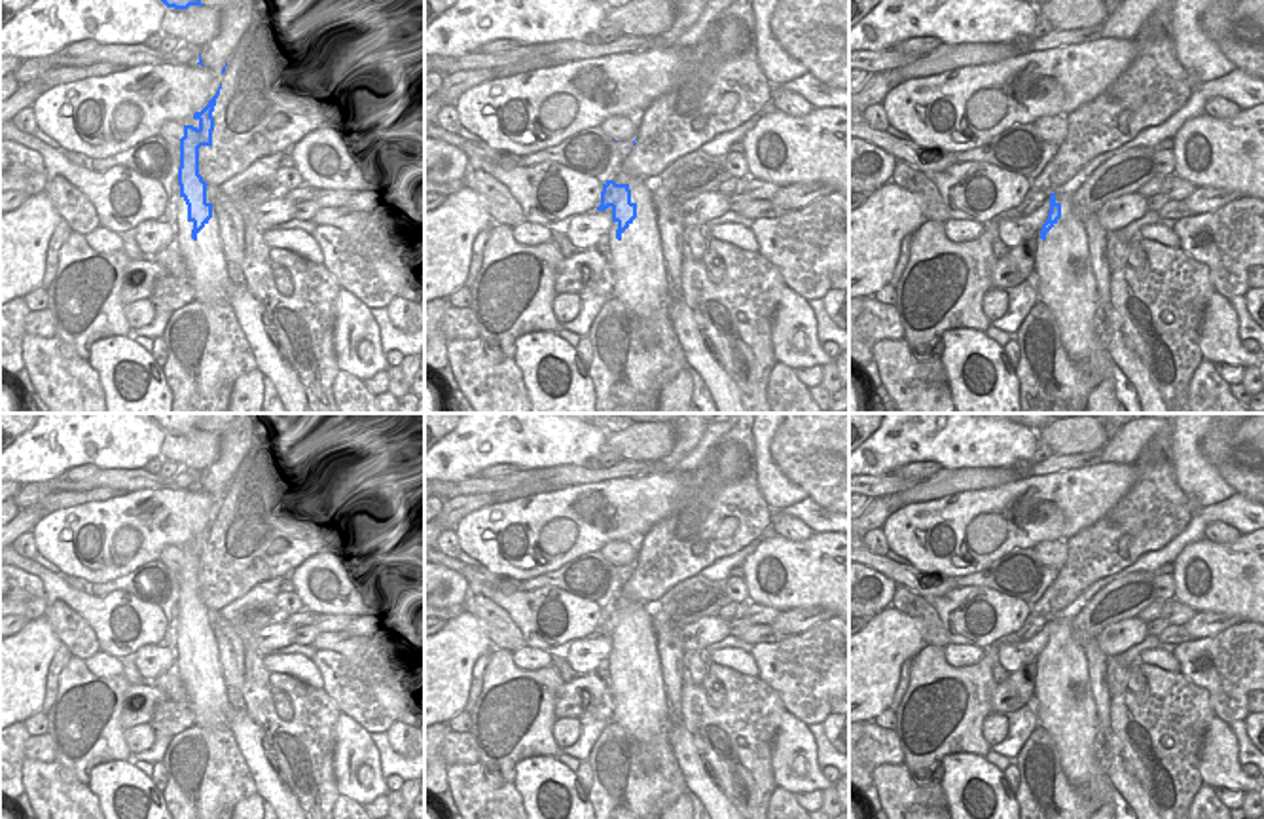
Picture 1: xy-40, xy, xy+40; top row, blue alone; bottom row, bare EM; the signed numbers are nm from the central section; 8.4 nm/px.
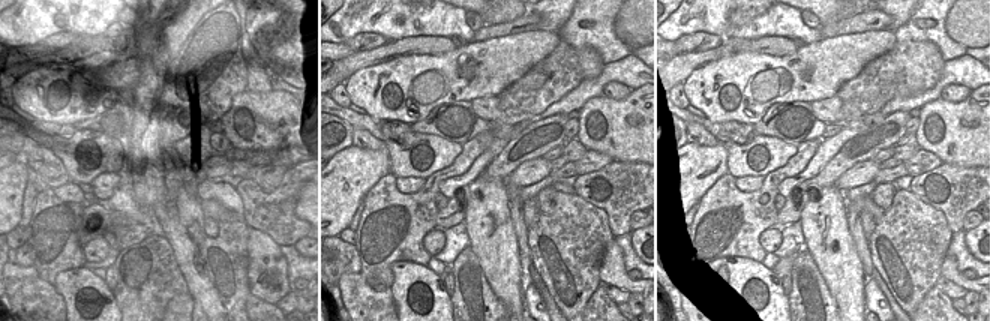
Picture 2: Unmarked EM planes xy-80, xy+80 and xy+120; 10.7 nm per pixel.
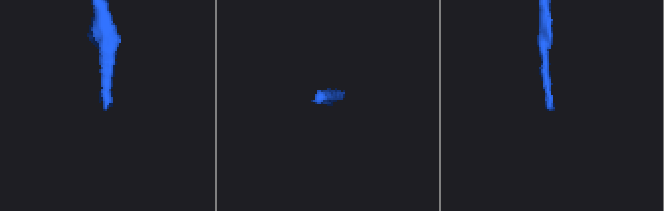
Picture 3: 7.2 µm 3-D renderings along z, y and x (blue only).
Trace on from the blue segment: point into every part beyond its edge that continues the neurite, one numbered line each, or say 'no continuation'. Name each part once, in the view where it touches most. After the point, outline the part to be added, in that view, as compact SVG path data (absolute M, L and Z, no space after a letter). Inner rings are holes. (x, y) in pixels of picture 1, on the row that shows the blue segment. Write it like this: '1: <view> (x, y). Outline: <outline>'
1: xy-40 (207, 268). Outline: M227 182L222 186L207 186L207 203L212 205L212 218L197 233L195 241L191 239L193 222L188 220L188 205L184 197L178 195L176 248L186 260L188 275L195 288L195 301L203 303L226 300L229 281L216 214L222 195L229 195Z

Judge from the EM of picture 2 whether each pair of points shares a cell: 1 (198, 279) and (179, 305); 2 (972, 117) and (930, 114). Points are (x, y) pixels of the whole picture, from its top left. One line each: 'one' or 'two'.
1: two
2: one

